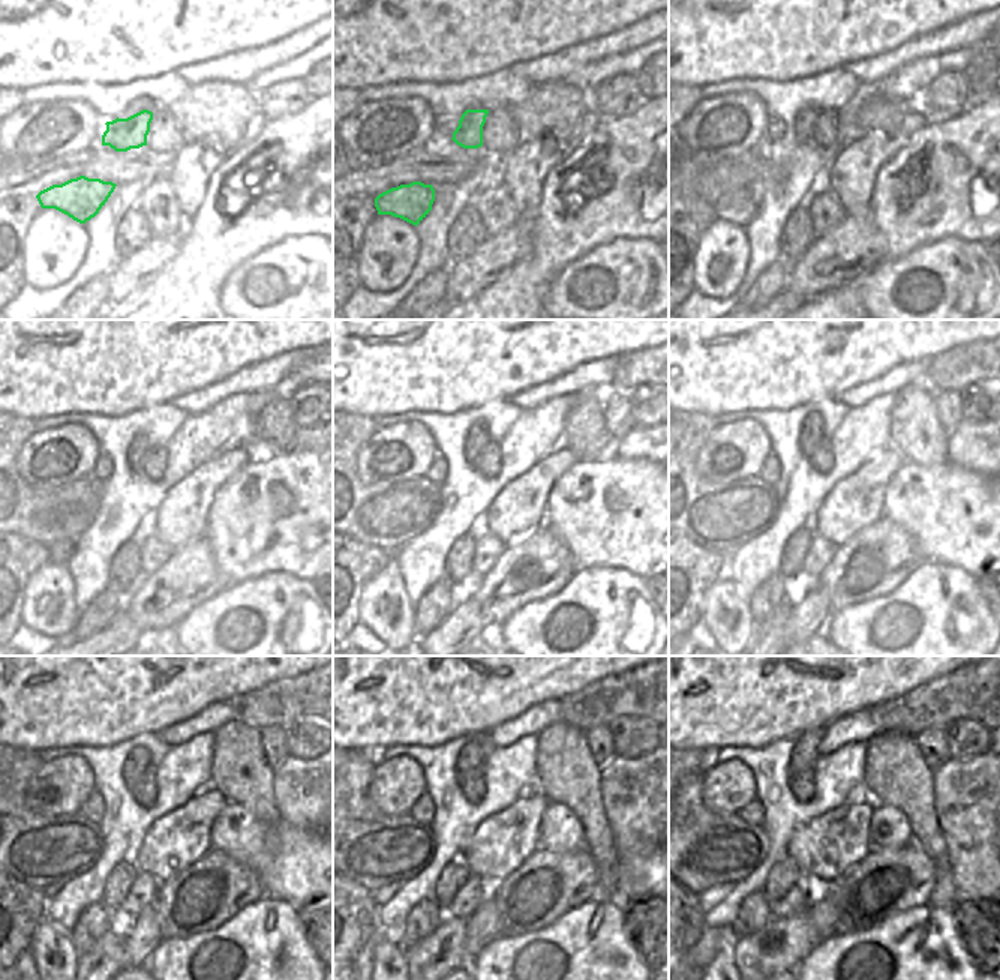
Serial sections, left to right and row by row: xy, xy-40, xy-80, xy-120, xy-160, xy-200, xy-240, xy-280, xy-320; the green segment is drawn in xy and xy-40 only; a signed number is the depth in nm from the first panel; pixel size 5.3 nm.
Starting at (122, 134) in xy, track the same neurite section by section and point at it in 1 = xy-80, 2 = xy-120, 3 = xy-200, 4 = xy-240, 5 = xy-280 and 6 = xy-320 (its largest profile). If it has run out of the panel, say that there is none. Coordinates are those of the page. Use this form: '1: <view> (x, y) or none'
1: xy-80 (805, 122)
2: xy-120 (140, 446)
3: xy-200 (813, 428)
4: xy-240 (135, 764)
5: xy-280 (470, 763)
6: xy-320 (804, 754)

